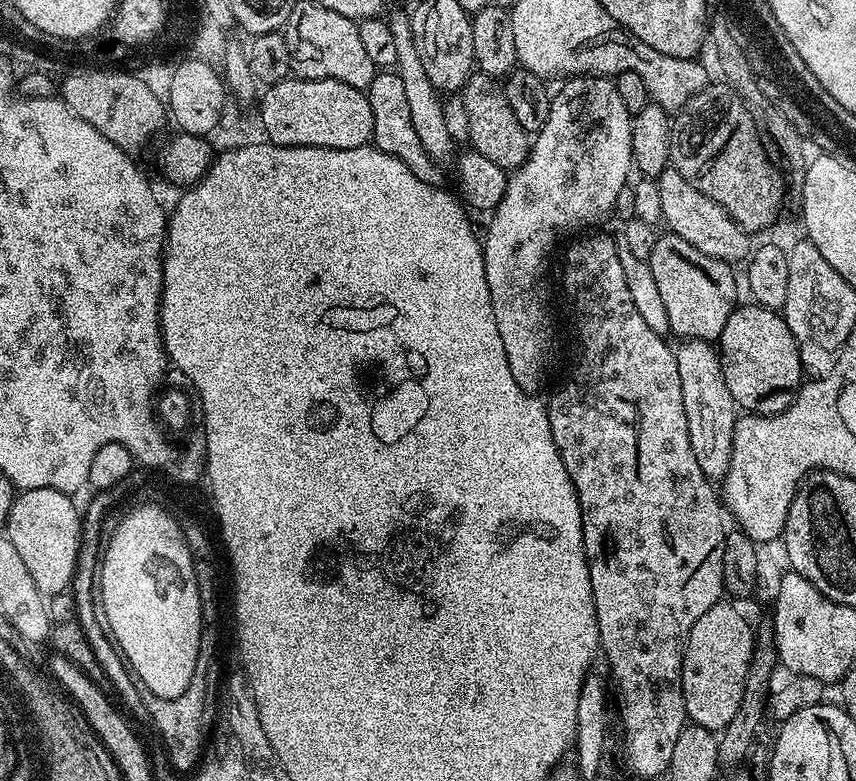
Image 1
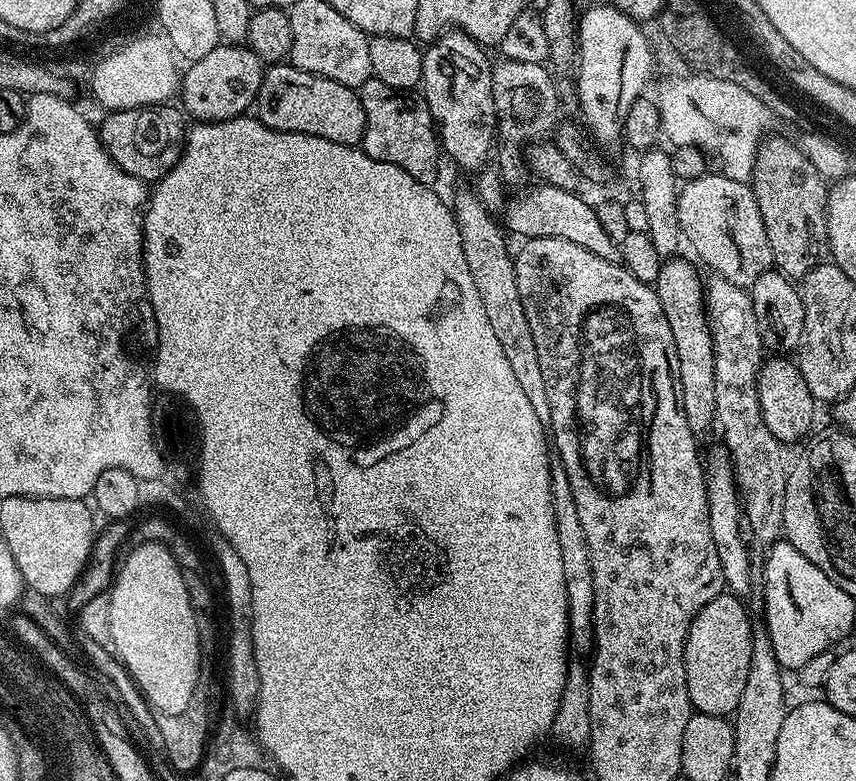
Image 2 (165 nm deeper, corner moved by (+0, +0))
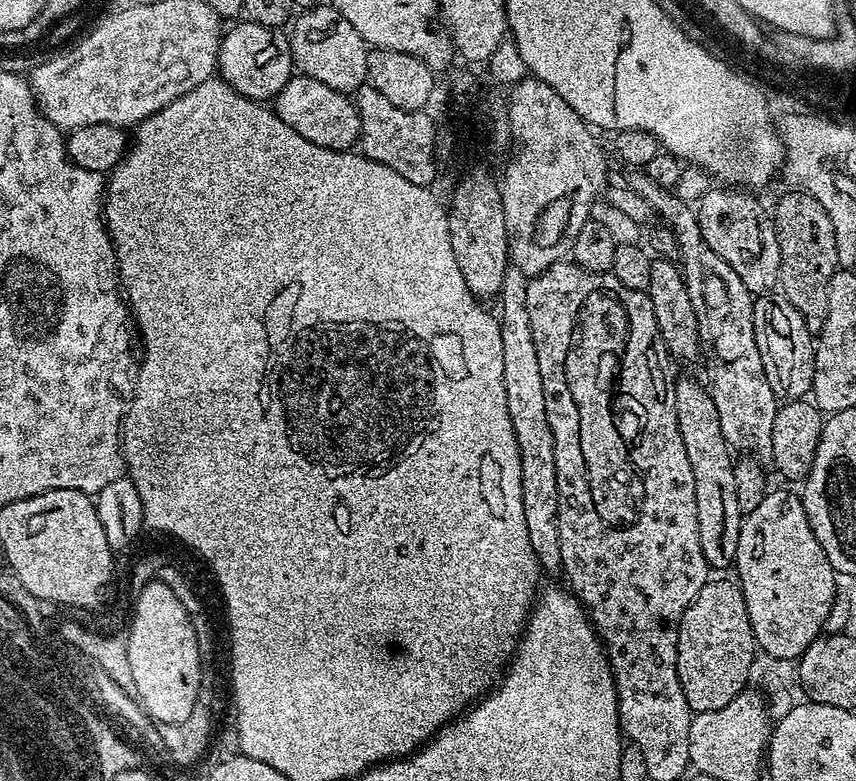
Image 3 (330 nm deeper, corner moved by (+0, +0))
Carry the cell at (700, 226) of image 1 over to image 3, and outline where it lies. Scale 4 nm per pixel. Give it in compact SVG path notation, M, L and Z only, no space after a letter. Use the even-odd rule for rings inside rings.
M716 186L712 188L704 197L701 198L700 204L696 208L696 217L698 226L702 230L702 238L725 262L732 267L734 274L742 278L742 282L753 294L768 294L773 291L772 288L781 283L780 281L780 243L773 217L751 196L751 191L737 190L732 186Z

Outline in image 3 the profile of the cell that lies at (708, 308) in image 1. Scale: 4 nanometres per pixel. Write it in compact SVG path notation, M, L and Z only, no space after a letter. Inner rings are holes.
M690 377L676 380L675 406L678 410L678 428L682 430L682 442L686 442L686 458L690 458L690 470L694 473L694 498L698 502L698 534L702 542L702 554L709 569L731 569L736 562L742 513L739 508L736 464L733 449L729 448L722 434L722 422L718 422L718 410L712 401L712 393Z

